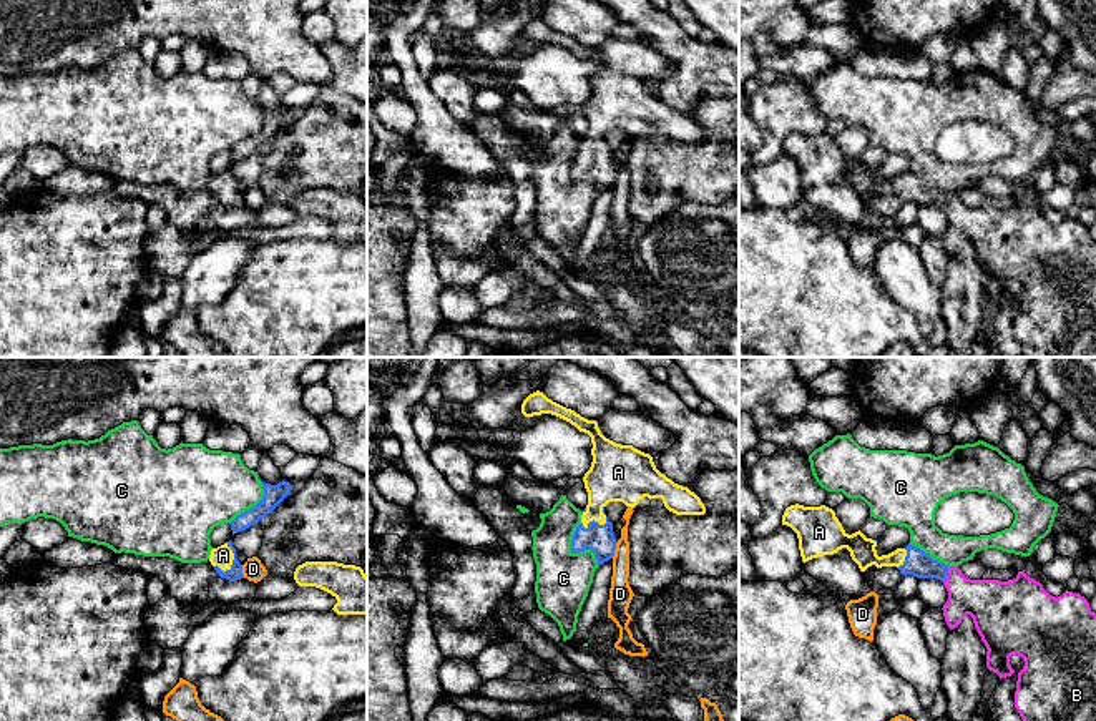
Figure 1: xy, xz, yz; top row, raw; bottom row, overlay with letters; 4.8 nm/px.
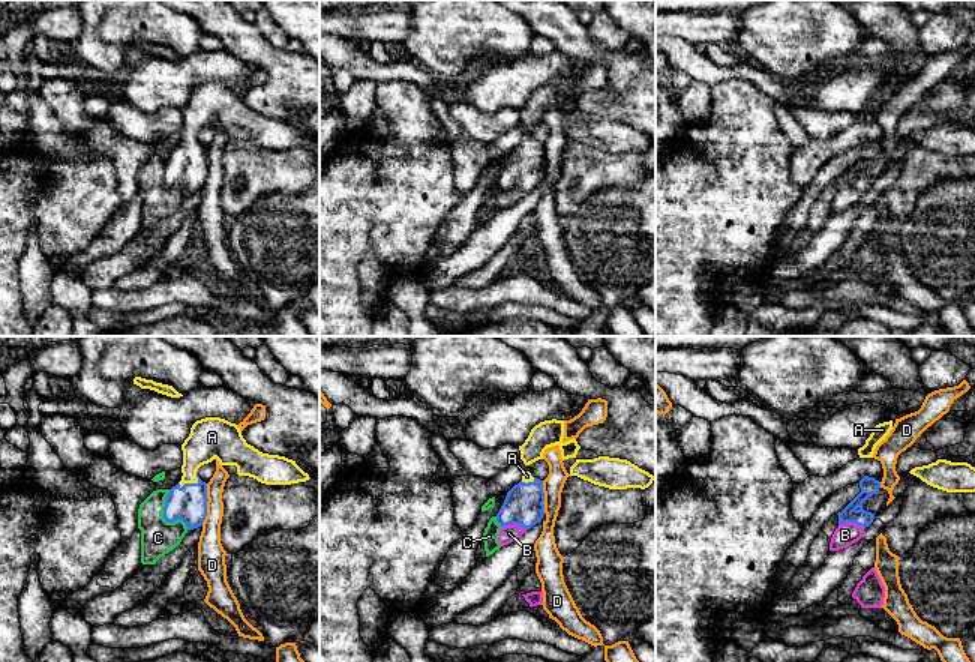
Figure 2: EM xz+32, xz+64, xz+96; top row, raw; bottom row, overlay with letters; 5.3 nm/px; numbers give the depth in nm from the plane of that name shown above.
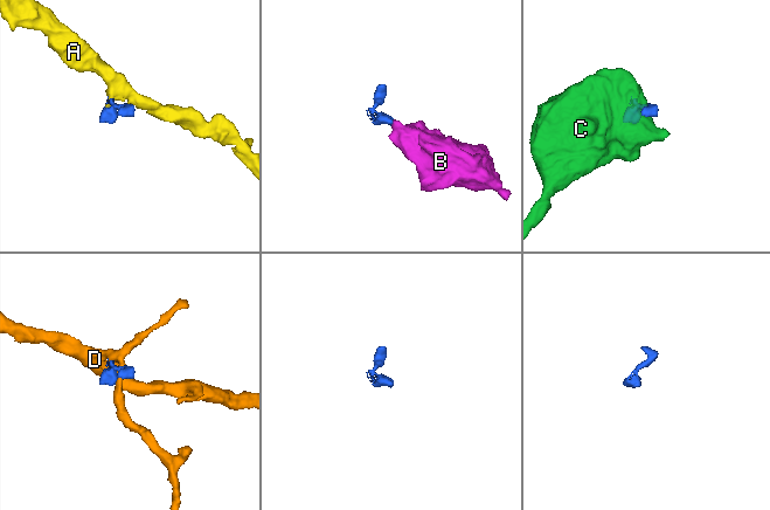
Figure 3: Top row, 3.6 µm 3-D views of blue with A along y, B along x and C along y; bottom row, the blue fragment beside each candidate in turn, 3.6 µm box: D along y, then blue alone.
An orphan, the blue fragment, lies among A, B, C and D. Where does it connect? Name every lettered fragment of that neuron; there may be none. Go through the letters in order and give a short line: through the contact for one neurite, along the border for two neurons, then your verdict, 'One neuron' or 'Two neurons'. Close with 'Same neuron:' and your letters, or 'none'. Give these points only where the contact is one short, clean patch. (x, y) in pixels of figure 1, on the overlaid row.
A: Line: xz (600, 539), (601, 525), (598, 495), (615, 475). One neuron
B: Line: yz (919, 564), (947, 573), (970, 597), (988, 602). One neuron
C: Two neurons
D: Line: xz (618, 542), (611, 557). Two neurons
Same neuron: A, B

